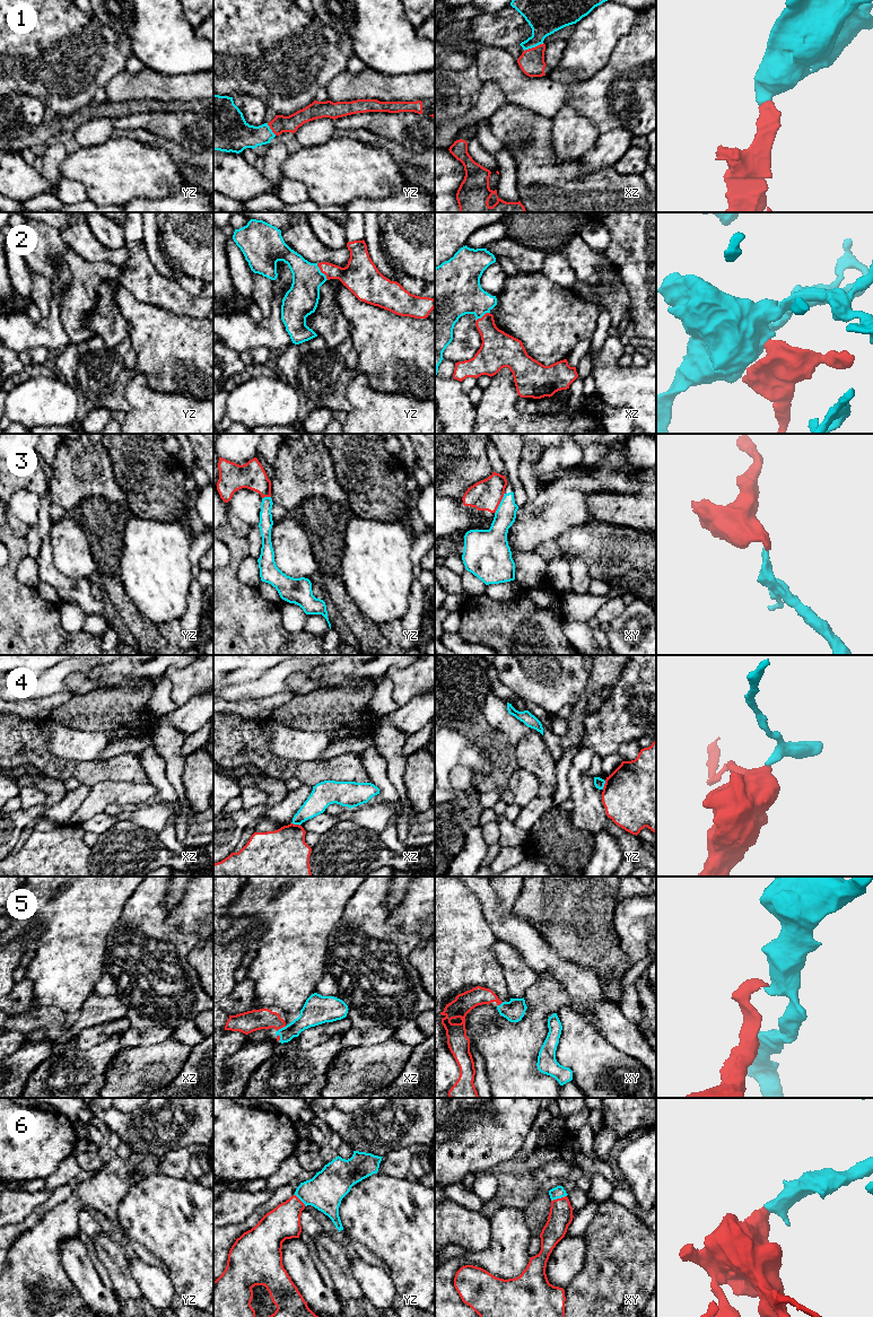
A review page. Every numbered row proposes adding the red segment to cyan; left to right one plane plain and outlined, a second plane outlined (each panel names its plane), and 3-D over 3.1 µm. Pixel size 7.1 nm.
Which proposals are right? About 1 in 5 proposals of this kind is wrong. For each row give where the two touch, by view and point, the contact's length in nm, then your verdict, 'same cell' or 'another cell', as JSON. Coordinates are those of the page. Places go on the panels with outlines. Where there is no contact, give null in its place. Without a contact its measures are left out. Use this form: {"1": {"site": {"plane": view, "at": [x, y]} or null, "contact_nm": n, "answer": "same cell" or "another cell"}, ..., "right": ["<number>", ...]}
{"1": {"site": {"plane": "xz", "at": [533, 46]}, "contact_nm": 160, "answer": "same cell"}, "2": {"site": {"plane": "yz", "at": [320, 271]}, "contact_nm": 150, "answer": "same cell"}, "3": {"site": {"plane": "xy", "at": [500, 503]}, "contact_nm": 170, "answer": "another cell"}, "4": {"site": {"plane": "xz", "at": [296, 823]}, "contact_nm": 70, "answer": "another cell"}, "5": {"site": {"plane": "xz", "at": [281, 1028]}, "contact_nm": 80, "answer": "same cell"}, "6": {"site": {"plane": "xy", "at": [558, 1197]}, "contact_nm": 120, "answer": "same cell"}, "right": ["1", "2", "5", "6"]}

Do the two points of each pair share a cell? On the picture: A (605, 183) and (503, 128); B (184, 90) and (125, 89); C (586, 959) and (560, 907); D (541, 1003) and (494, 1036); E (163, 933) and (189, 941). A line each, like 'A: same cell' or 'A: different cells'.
A: same cell
B: same cell
C: same cell
D: same cell
E: same cell

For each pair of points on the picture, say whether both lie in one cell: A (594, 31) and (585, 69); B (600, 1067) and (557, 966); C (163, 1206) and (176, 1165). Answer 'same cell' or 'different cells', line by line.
A: same cell
B: different cells
C: different cells

